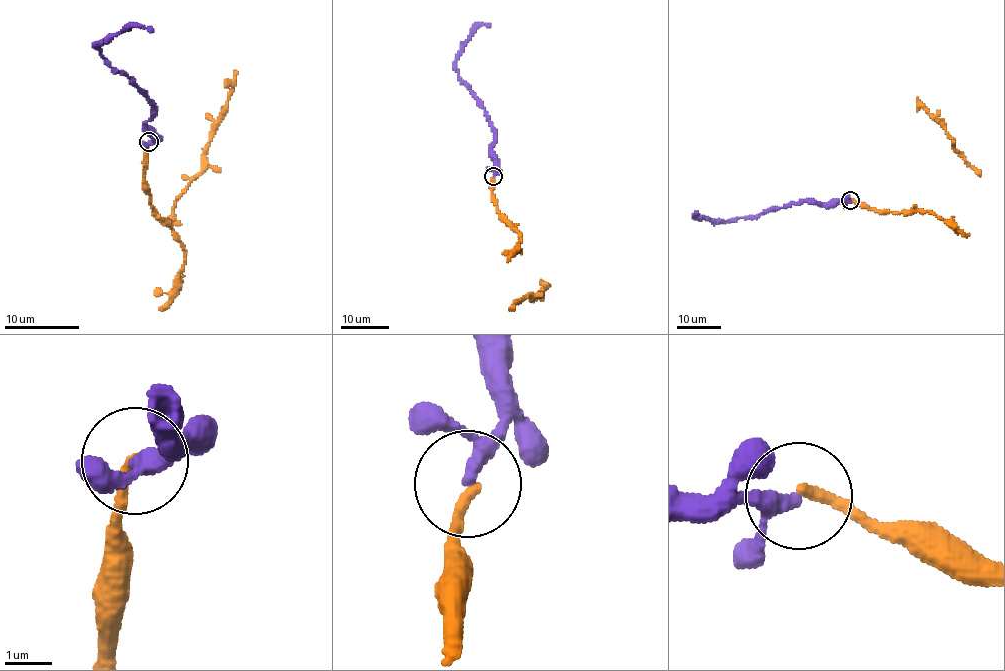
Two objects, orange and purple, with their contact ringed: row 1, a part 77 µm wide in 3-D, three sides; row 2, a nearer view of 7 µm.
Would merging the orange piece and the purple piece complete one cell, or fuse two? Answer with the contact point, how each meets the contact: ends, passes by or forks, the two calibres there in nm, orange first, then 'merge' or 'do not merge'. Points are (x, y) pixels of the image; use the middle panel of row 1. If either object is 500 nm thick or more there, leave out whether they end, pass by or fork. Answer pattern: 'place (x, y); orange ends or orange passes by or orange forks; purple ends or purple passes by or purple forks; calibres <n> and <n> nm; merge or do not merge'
place (493, 176); orange ends; purple passes by; calibres 240 and 240 nm; merge

